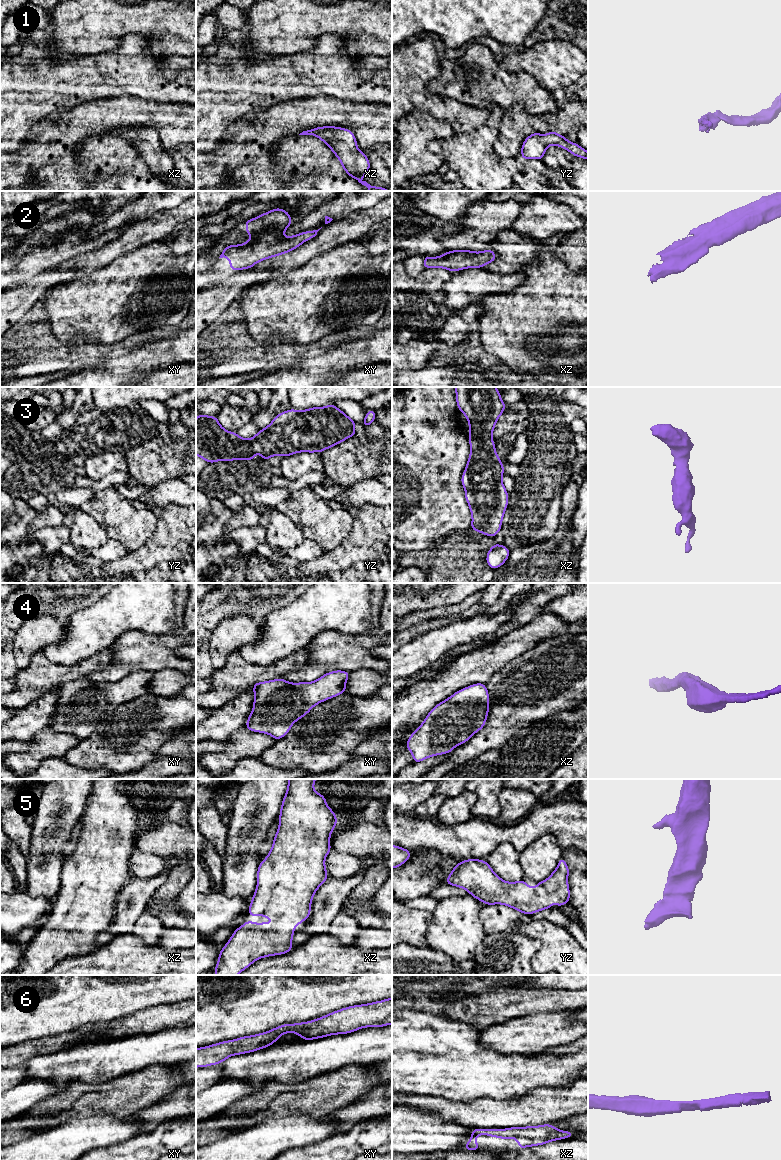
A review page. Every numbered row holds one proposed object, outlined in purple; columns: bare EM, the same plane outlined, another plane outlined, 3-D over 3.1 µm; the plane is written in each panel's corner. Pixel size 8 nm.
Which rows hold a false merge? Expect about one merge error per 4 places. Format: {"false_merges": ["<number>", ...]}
{"false_merges": []}

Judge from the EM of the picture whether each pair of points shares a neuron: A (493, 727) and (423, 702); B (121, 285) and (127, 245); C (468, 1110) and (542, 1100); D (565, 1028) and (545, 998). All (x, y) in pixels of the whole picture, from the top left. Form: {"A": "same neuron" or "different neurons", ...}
{"A": "different neurons", "B": "different neurons", "C": "same neuron", "D": "different neurons"}

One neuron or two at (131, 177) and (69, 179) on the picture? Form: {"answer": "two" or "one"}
{"answer": "two"}

